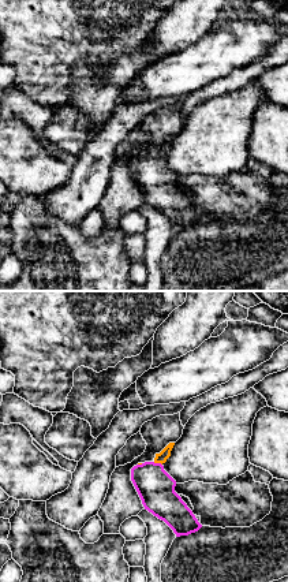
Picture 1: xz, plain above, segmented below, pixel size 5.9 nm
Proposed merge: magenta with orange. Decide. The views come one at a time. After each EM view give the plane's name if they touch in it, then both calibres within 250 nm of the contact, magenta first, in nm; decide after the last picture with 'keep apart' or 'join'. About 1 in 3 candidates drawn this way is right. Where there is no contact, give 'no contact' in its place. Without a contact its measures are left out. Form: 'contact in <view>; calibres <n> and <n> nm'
contact in xz; calibres 220 and 70 nm

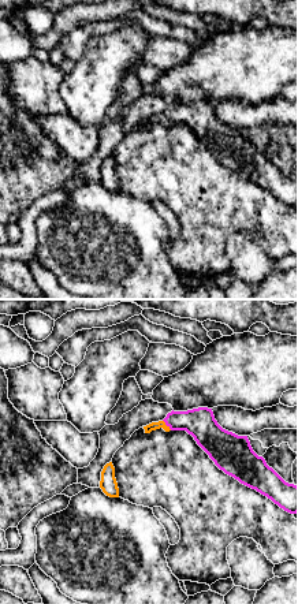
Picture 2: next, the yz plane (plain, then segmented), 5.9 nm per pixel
contact in yz; calibres 180 and 50 nm

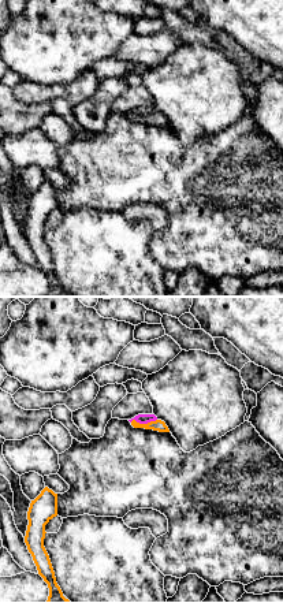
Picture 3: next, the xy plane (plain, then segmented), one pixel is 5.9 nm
contact in xy; calibres 60 and 70 nm

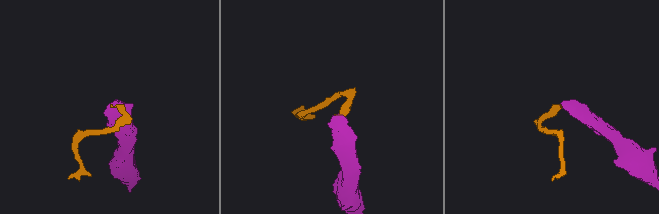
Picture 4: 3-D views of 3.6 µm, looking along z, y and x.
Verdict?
join

